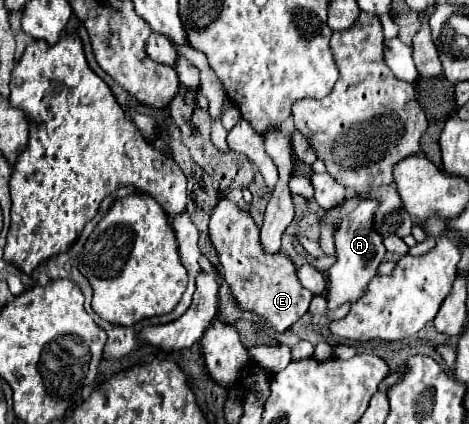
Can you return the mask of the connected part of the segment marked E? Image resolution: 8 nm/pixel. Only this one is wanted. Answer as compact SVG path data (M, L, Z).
M221 197L209 221L209 235L219 253L223 279L229 283L241 309L265 317L265 321L271 323L279 333L289 329L307 313L313 295L301 285L293 259L273 257L261 247L259 227L253 223L247 211L241 211L227 197Z

